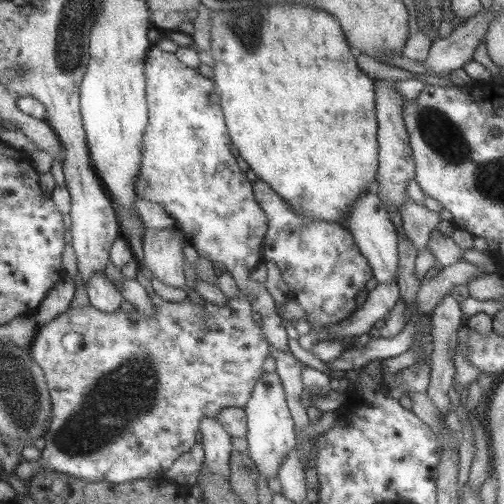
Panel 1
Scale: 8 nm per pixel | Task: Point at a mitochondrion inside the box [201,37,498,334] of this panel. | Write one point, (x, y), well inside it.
(445, 138)

